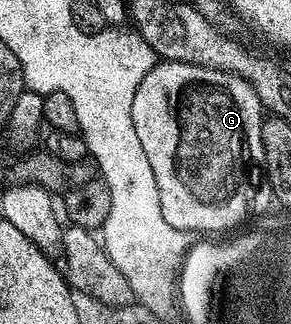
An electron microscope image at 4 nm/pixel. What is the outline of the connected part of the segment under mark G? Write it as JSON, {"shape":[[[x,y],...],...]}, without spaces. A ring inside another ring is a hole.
{"shape":[[[159,60],[148,71],[148,75],[144,75],[144,79],[140,79],[140,87],[136,87],[136,99],[132,99],[132,127],[136,127],[136,135],[140,138],[140,147],[144,147],[144,155],[148,155],[148,163],[152,163],[152,175],[156,175],[156,187],[160,191],[162,214],[164,219],[168,219],[168,223],[172,227],[184,229],[187,233],[201,235],[216,233],[221,235],[239,228],[255,215],[262,215],[267,212],[265,209],[272,205],[272,198],[270,196],[270,184],[266,182],[266,171],[262,167],[260,127],[262,126],[263,116],[262,104],[256,93],[252,91],[252,87],[248,83],[244,83],[244,79],[240,79],[234,73],[216,71],[192,63]]]}

